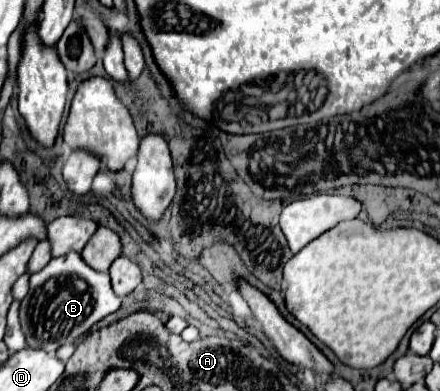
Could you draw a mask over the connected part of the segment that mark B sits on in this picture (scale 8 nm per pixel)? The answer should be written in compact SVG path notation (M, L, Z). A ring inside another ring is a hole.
M69 252L61 258L53 258L41 272L29 278L29 294L19 306L19 320L27 348L41 348L55 354L59 346L73 344L119 306L121 298L117 298L111 290L109 276L89 268L81 260L81 254Z

